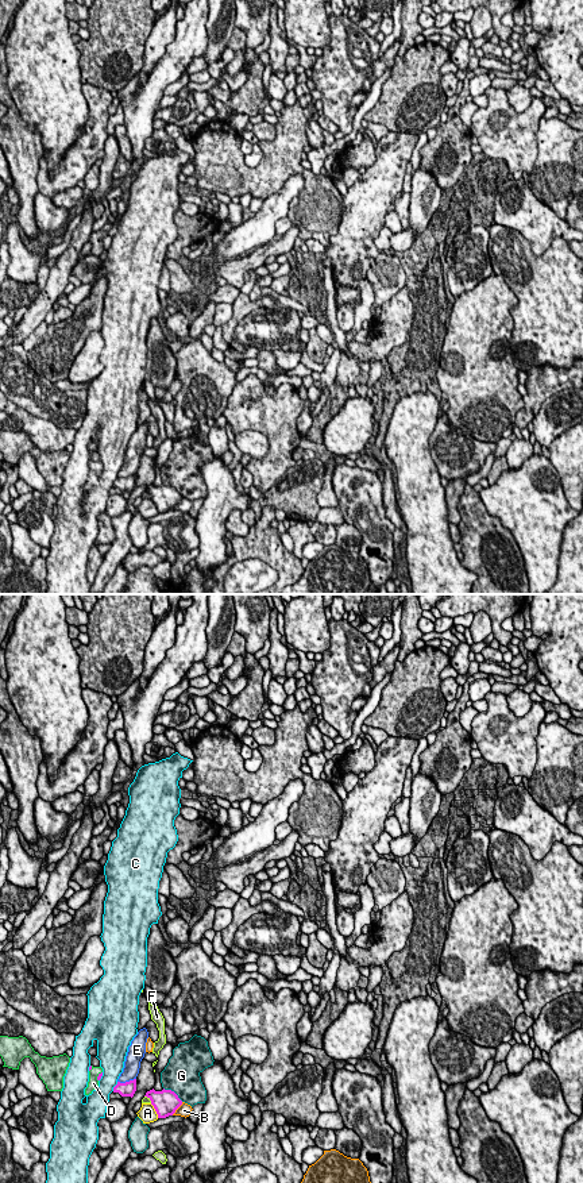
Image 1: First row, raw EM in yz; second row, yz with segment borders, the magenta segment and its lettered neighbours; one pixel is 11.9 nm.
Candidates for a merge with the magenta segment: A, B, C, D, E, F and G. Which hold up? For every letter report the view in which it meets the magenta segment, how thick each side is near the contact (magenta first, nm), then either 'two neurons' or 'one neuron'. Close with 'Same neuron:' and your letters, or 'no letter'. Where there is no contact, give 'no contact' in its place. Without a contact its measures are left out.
A: yz | 300/200 nm | two neurons
B: yz | 300/160 nm | two neurons
C: yz | 170/260 nm | two neurons
D: yz | 50/130 nm | one neuron
E: yz | 170/190 nm | two neurons
F: yz | 300/70 nm | two neurons
G: yz | 300/420 nm | two neurons
Same neuron: D

